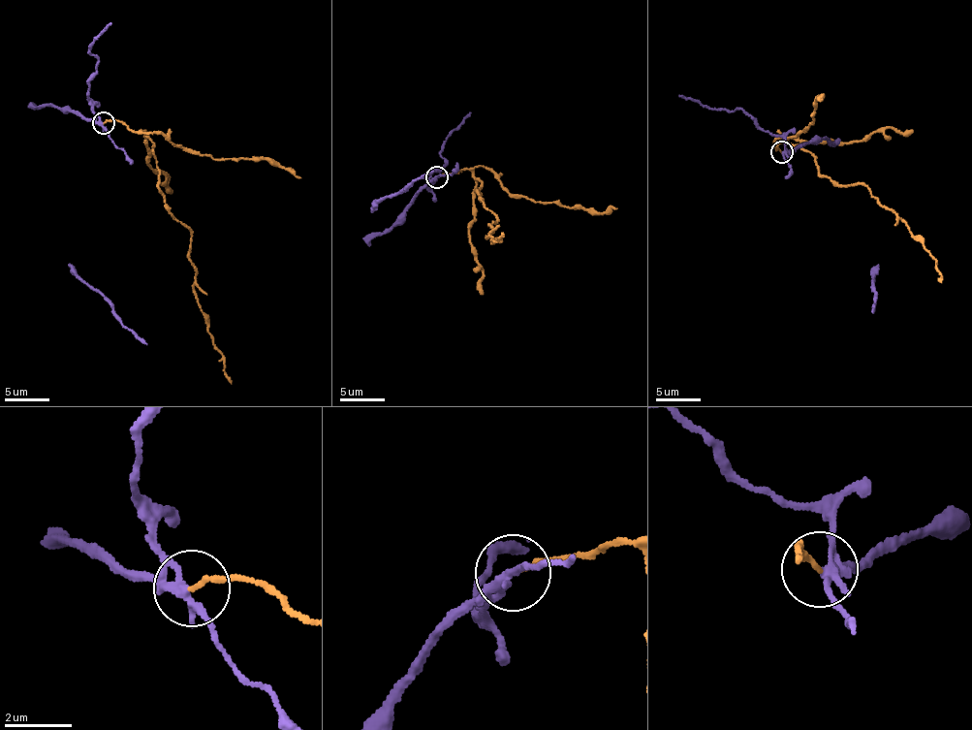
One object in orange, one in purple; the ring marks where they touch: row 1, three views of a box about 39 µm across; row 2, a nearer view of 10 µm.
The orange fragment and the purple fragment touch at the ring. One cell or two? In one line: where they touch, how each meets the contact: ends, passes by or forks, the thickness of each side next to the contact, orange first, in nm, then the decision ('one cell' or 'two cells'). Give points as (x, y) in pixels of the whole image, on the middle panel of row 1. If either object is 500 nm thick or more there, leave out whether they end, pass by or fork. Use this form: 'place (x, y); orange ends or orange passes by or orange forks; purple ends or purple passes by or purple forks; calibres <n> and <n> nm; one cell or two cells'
place (437, 176); orange ends; purple passes by; calibres 160 and 280 nm; two cells

